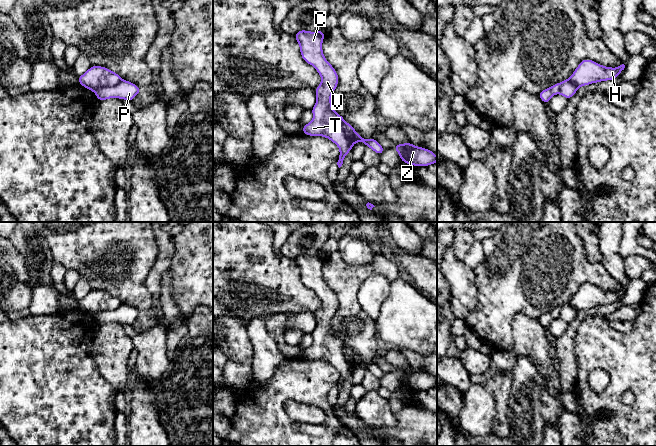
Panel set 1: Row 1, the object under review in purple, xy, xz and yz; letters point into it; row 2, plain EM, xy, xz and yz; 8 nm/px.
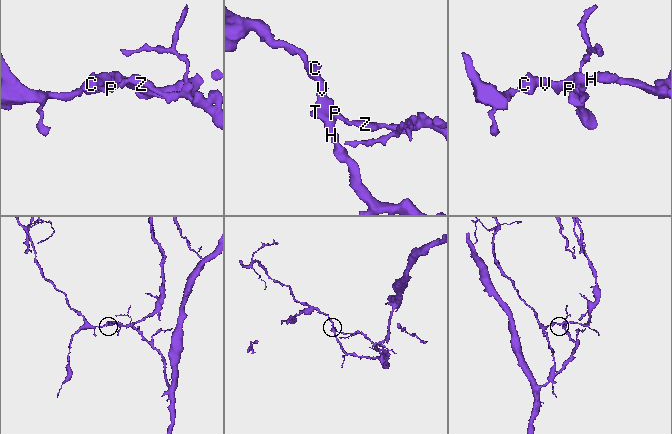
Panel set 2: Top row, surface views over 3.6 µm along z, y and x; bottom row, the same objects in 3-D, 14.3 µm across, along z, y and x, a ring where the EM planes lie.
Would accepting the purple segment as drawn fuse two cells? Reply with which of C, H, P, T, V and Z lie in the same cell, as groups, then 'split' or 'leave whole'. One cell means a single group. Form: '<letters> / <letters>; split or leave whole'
C H T V / P Z; split

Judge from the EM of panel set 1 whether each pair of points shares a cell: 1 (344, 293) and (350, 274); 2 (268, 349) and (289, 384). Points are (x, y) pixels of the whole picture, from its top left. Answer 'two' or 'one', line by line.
1: one
2: two

